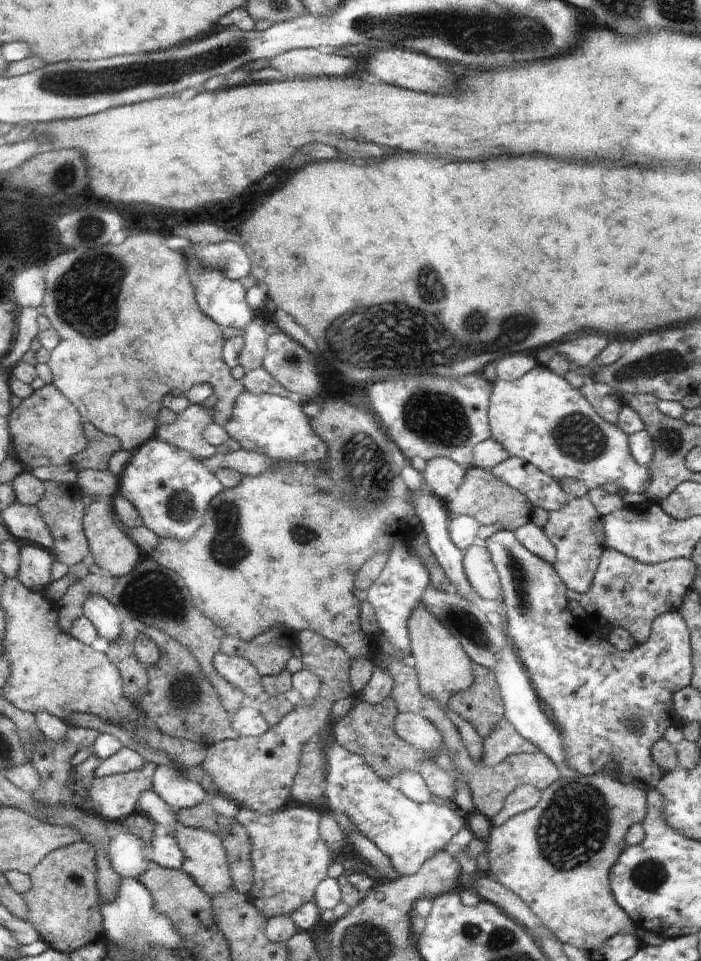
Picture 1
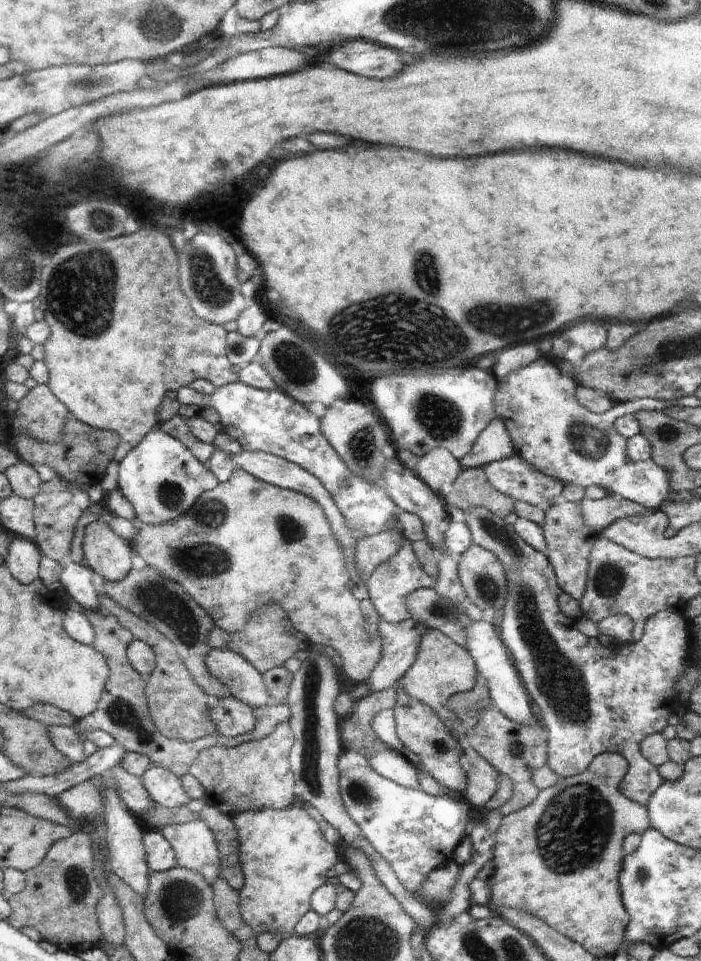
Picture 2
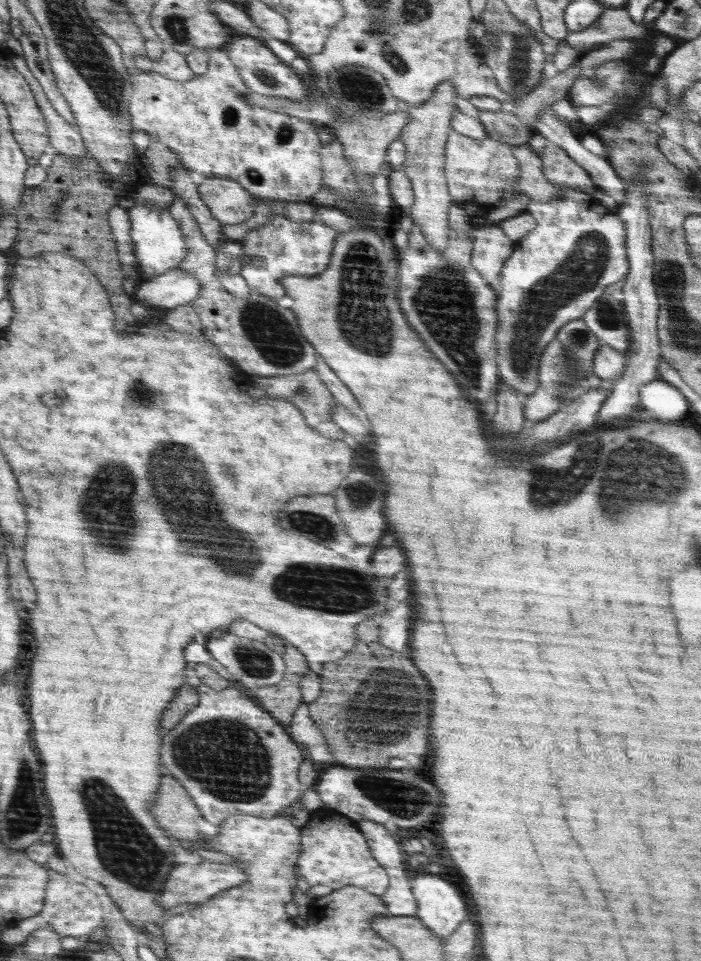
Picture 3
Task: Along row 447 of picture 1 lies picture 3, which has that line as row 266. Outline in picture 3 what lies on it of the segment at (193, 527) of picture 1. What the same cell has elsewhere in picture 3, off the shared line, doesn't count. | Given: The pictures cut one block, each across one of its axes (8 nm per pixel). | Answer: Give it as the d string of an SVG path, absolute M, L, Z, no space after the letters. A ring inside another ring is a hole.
M133 204L129 211L132 237L136 244L137 264L141 267L141 280L154 278L170 269L178 268L186 255L182 230L169 210L158 210L150 204Z

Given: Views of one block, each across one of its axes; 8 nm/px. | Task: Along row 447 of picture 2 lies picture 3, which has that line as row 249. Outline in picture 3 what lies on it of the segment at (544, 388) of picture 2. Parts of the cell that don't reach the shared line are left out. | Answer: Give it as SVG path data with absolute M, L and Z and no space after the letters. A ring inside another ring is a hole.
M558 187L561 190L556 200L531 200L526 212L536 220L534 231L526 238L516 242L513 253L502 265L498 275L498 294L496 310L498 310L498 326L495 345L498 356L498 374L501 382L512 386L519 397L531 396L538 387L538 357L544 347L555 338L559 328L570 320L581 317L603 294L611 284L624 281L629 271L627 258L627 231L617 213L606 209L603 199L569 187ZM506 300L518 300L516 304L506 308Z

